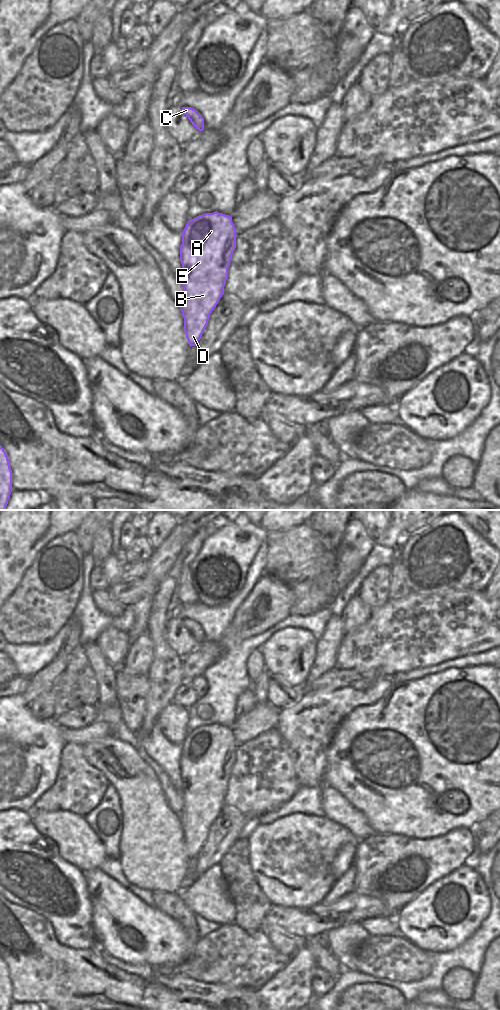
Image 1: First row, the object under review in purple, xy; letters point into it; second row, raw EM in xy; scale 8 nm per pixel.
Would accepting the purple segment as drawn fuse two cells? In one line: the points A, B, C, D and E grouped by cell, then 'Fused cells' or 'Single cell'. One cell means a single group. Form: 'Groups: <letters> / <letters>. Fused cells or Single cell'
Groups: A B C D E. Single cell

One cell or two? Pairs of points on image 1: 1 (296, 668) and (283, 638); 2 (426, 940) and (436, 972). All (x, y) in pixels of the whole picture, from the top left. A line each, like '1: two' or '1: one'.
1: one
2: two

